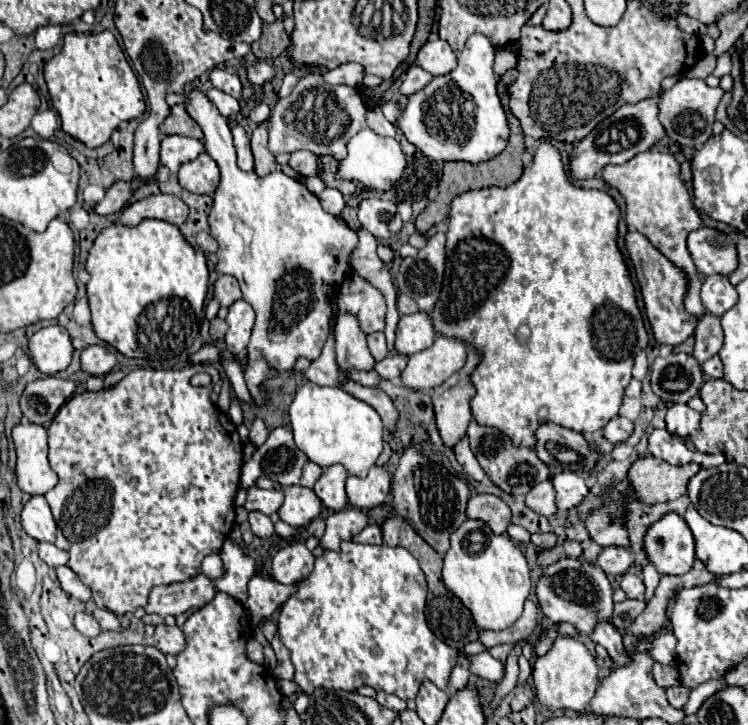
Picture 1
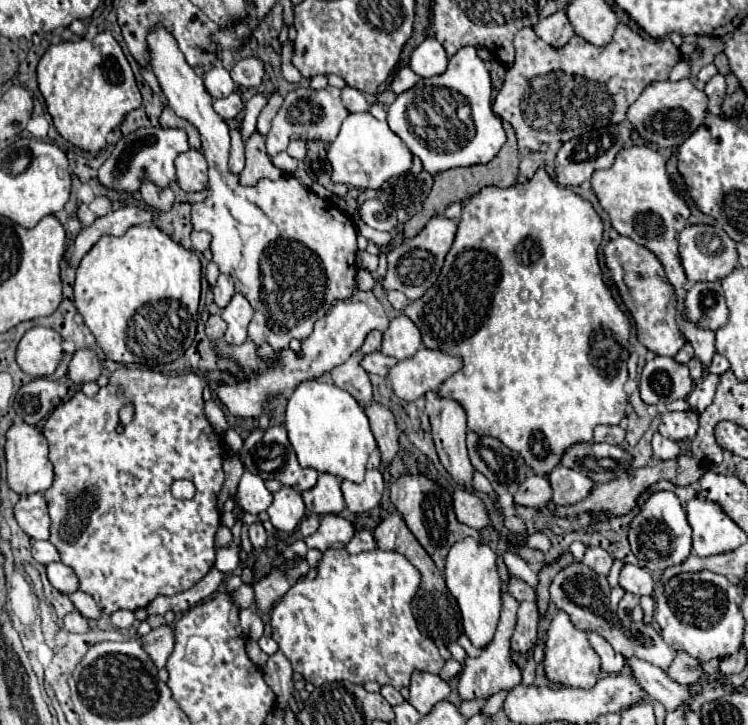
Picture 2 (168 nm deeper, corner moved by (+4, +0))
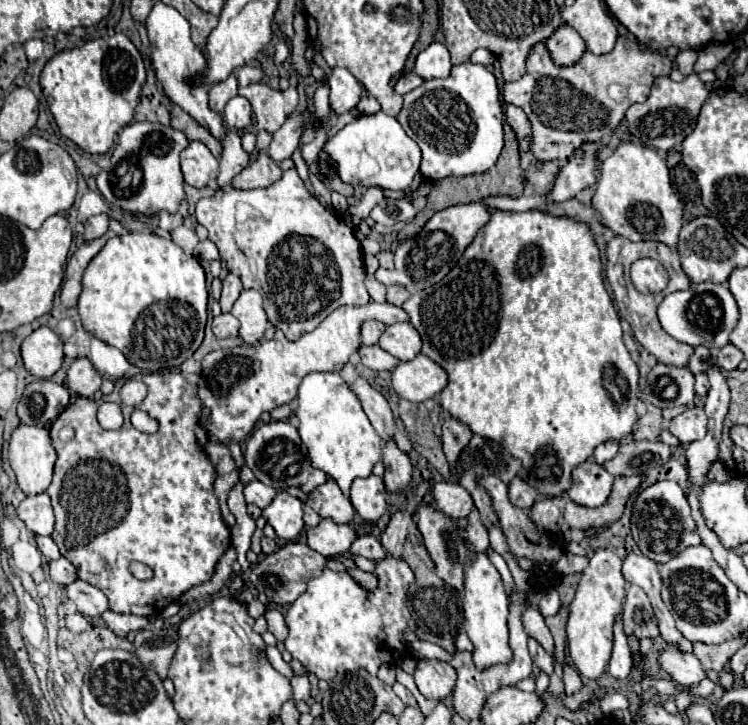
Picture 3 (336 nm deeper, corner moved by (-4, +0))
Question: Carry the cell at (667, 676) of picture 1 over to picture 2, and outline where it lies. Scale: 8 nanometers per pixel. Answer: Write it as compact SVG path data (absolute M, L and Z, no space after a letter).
M678 651L672 665L666 669L666 675L680 685L694 683L700 677L700 673L700 663L696 663L696 659L692 659L690 655L684 655L684 651Z

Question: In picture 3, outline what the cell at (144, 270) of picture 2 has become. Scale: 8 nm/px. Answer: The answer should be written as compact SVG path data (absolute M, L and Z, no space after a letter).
M126 233L108 239L86 267L78 313L88 333L118 347L132 365L162 371L182 365L200 347L206 301L206 277L198 259L154 233Z

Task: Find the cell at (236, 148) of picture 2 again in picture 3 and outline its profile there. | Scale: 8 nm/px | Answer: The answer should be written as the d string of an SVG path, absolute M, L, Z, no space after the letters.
M228 129L222 145L224 145L224 153L220 157L218 185L228 187L234 175L238 175L244 167L248 167L250 159L248 159L248 153L240 145L240 133L236 129Z

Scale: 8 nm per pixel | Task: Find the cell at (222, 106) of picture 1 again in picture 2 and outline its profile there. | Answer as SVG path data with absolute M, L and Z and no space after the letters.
M232 93L224 99L216 99L214 101L214 111L222 117L222 119L234 119L240 111L242 111L242 99L238 93Z

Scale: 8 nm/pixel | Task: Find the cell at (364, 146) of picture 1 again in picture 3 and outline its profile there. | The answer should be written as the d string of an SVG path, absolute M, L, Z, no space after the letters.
M384 111L374 115L358 115L352 123L326 141L324 151L336 161L340 179L350 185L406 189L420 167L420 147L404 133L396 117L390 117Z

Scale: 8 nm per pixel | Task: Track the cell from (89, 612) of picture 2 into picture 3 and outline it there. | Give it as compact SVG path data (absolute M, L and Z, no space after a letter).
M76 579L74 583L70 583L70 587L66 585L66 595L74 601L76 609L82 615L98 617L108 609L106 595L98 587L90 585L90 583L82 581L82 579Z

